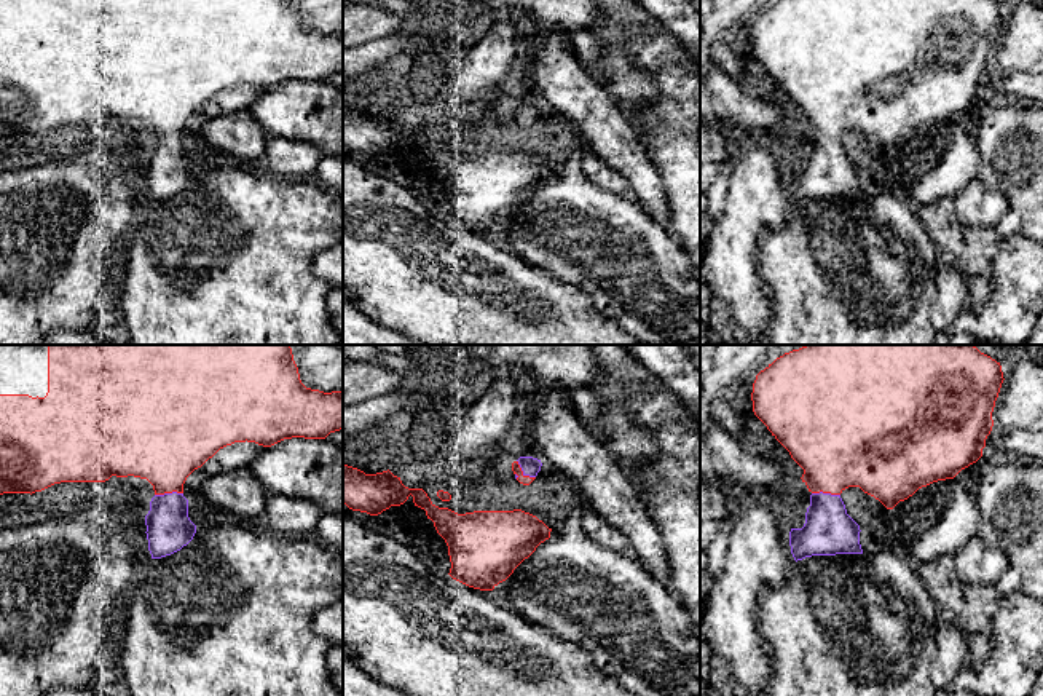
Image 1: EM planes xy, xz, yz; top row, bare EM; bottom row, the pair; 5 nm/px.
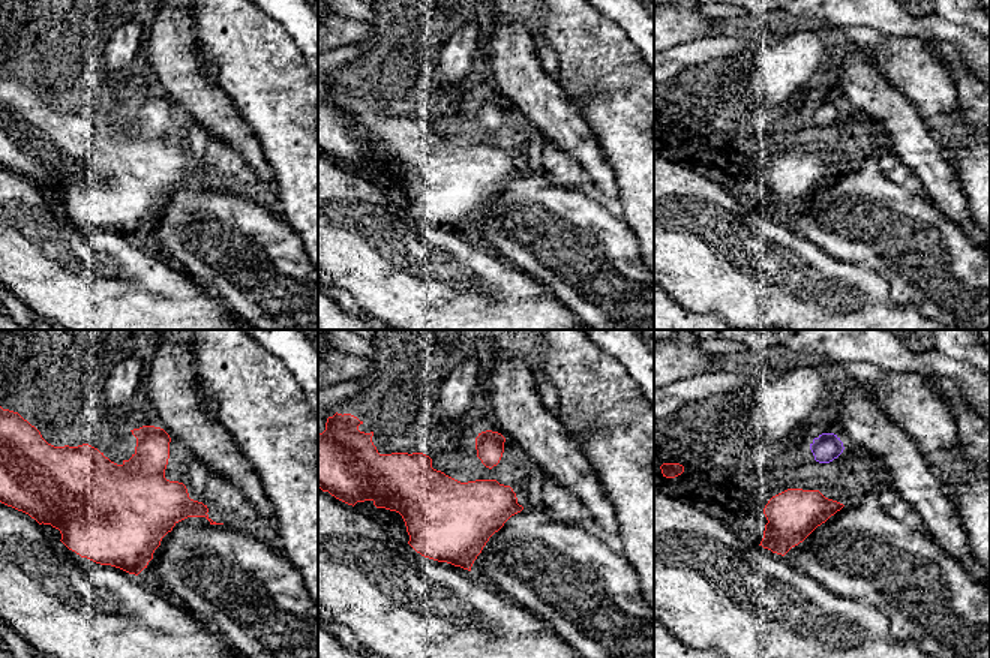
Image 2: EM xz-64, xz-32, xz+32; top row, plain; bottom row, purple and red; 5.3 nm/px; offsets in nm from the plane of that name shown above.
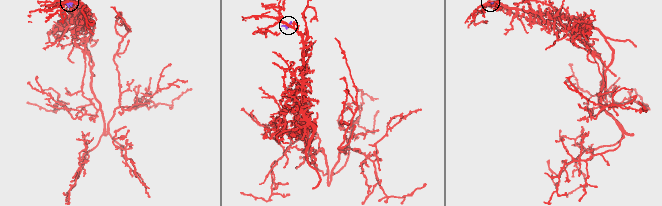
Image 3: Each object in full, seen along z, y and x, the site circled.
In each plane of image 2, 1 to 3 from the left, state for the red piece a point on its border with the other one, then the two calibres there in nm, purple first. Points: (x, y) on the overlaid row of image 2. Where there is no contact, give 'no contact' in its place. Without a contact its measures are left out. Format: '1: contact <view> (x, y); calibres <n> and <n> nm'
1: no contact
2: no contact
3: no contact

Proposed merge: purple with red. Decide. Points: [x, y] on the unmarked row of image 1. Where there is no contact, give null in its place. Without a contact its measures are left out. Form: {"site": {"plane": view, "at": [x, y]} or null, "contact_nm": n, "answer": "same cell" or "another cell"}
{"site": {"plane": "xy", "at": [168, 136]}, "contact_nm": 140, "answer": "same cell"}

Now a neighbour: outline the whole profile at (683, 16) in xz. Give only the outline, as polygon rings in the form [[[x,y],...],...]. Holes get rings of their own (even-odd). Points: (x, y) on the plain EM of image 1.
[[[633,0],[651,18],[665,24],[671,34],[686,42],[699,56],[700,67],[700,8],[694,0]]]

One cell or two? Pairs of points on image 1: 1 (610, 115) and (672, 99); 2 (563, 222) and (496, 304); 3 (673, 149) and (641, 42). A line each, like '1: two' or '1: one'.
1: two
2: two
3: one

